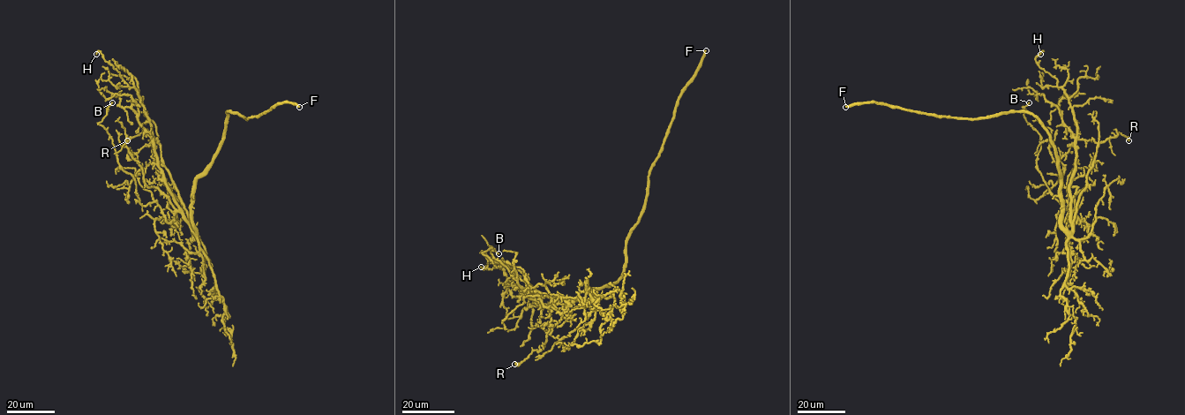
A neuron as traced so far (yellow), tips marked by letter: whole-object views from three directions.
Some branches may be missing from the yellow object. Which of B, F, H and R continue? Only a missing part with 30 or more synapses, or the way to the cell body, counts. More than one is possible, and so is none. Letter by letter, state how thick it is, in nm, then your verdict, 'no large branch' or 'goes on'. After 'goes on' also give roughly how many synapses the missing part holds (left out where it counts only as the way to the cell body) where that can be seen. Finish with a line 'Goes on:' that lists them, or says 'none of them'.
B: calibre 110 nm; no large branch
F: calibre 240 nm; goes on; 1000 synapses
H: calibre 80 nm; no large branch
R: calibre 400 nm; no large branch
Goes on: F

